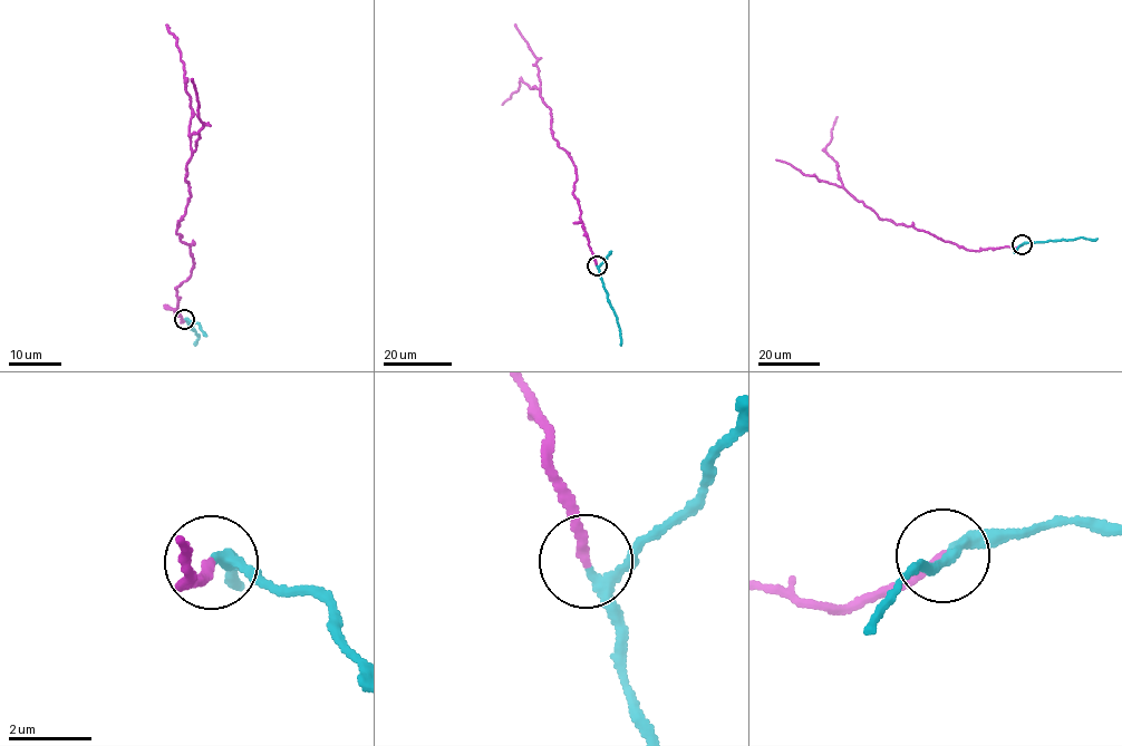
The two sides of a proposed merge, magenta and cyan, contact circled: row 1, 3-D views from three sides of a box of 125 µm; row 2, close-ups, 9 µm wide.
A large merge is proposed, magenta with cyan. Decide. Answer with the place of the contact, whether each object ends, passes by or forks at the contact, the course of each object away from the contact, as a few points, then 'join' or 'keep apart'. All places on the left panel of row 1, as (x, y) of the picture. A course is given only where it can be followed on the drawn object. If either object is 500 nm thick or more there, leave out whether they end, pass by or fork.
place (184, 319); magenta ends; cyan passes by; course magenta (184, 320), (174, 310), (176, 288), (194, 263), (176, 232), (191, 192), (192, 107), (166, 25); course cyan (184, 320), (196, 336), (199, 335), (195, 342); join

